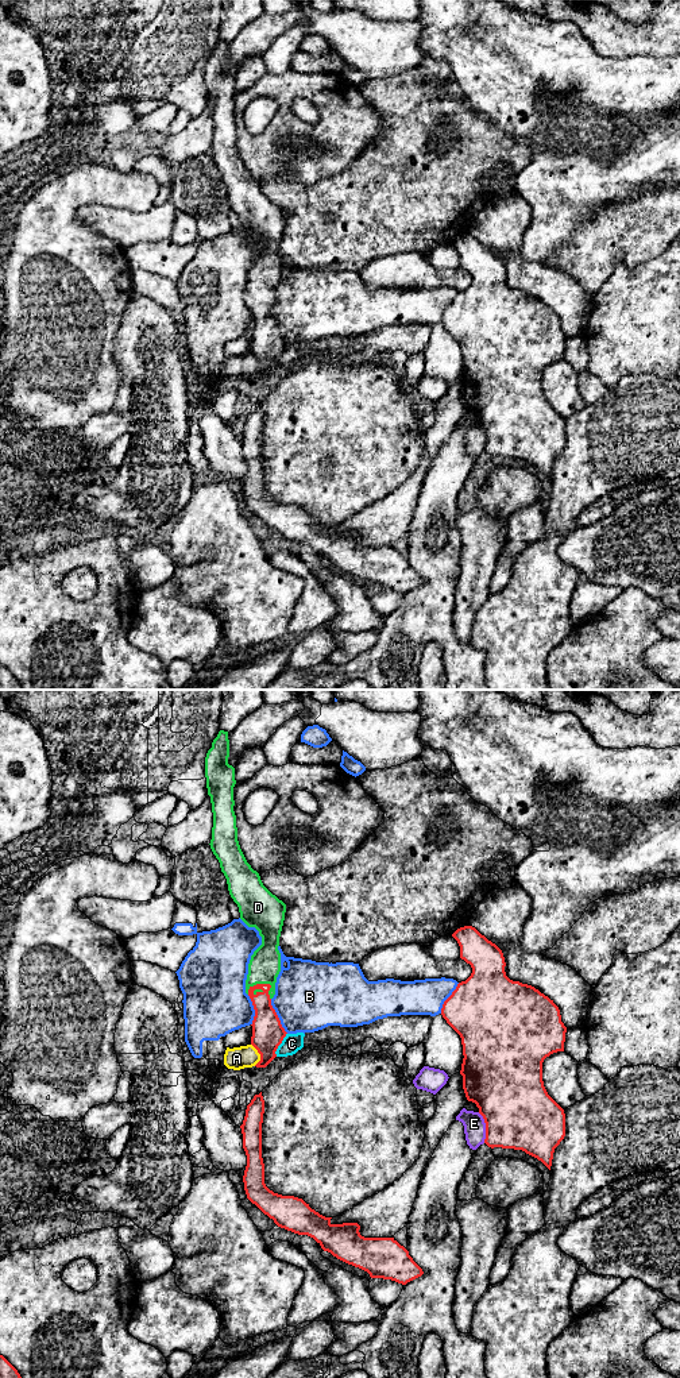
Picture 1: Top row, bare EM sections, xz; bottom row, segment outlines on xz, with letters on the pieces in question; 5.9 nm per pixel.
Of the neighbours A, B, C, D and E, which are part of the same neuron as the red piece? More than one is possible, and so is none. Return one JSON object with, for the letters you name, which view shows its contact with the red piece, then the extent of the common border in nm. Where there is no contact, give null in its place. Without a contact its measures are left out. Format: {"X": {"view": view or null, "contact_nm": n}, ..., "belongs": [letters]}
{"D": {"view": "xz", "contact_nm": 160}, "belongs": ["D"]}

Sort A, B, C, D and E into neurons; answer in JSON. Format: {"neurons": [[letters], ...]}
{"neurons": [["A", "C", "E"], ["B"], ["D"]]}

